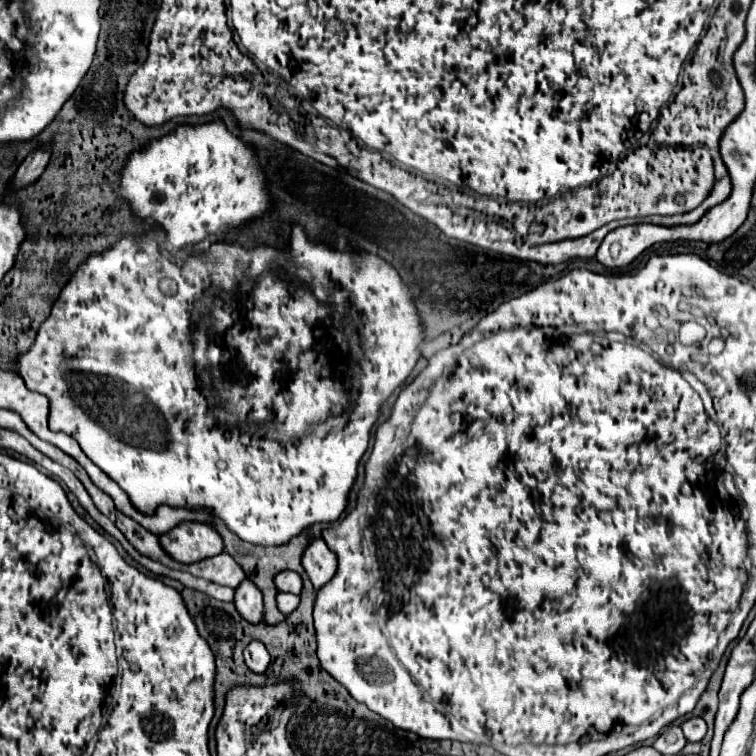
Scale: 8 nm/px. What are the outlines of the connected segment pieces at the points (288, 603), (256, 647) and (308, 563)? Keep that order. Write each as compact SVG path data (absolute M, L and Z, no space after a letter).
M281 592L281 594L277 596L277 606L279 606L279 610L281 610L285 616L289 616L289 614L299 606L299 596Z
M251 642L245 648L245 664L255 674L263 674L267 670L267 666L269 666L269 652L265 650L265 646L261 642Z
M315 538L303 554L303 568L307 570L313 586L319 590L335 576L337 556L327 548L323 538Z

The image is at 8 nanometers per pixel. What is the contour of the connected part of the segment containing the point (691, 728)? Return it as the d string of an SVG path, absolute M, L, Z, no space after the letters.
M687 718L687 720L681 724L681 728L683 728L683 734L685 734L685 738L687 738L689 742L699 742L699 740L703 740L703 736L705 736L705 732L707 732L707 724L705 724L703 718Z

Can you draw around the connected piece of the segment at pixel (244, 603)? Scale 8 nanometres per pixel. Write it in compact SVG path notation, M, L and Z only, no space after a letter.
M245 580L235 590L235 606L247 622L251 622L251 624L263 622L263 596L261 596L259 588L255 588L255 584L251 584L251 580Z

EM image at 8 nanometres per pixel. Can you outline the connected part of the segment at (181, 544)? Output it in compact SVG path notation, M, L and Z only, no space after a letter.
M183 522L159 534L163 550L177 562L191 564L223 552L221 536L203 522Z

